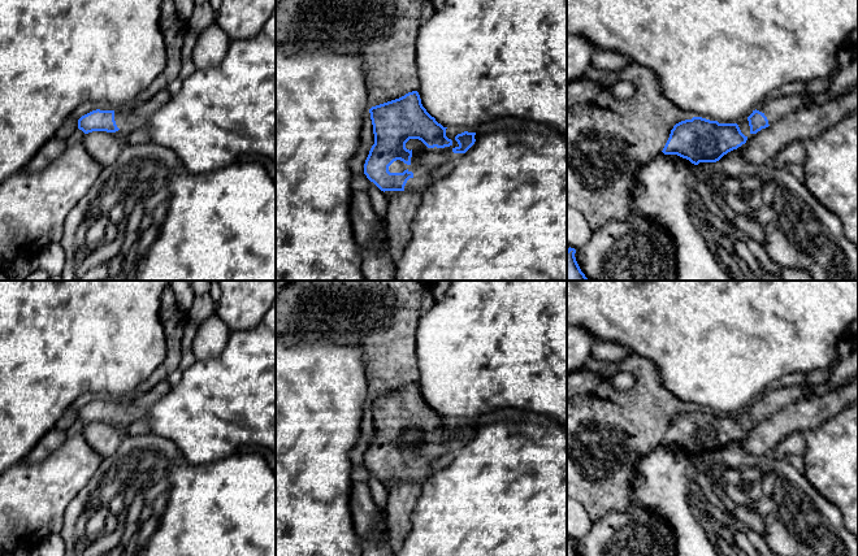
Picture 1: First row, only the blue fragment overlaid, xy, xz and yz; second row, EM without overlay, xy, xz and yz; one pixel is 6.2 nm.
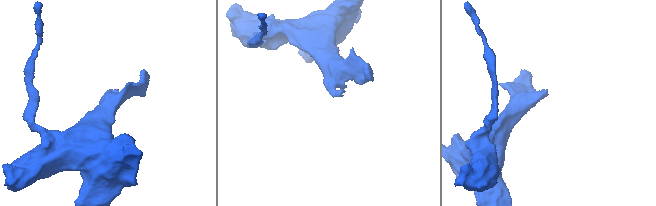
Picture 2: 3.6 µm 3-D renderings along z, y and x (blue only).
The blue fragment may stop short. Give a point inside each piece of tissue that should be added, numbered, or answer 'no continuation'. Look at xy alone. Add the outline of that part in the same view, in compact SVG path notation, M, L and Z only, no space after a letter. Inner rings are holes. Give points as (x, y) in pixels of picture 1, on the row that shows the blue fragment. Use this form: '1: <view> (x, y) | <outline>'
1: xy (118, 114) | M105 107L103 110L113 110L114 112L114 121L116 121L117 127L120 130L124 129L124 117L125 117L124 110L113 109L110 107Z

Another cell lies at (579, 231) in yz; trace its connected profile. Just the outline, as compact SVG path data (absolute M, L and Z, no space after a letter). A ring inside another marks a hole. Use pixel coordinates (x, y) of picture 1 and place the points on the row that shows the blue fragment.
M567 207L567 243L569 247L575 249L584 247L592 233L585 217L578 210Z

